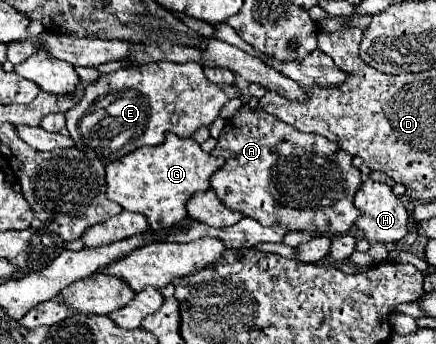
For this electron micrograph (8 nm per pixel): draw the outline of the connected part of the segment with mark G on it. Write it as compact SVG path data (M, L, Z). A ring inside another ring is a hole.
M172 132L166 134L166 140L160 146L144 146L138 148L130 154L126 154L120 160L114 160L106 166L106 198L120 204L124 210L130 212L140 212L148 218L150 230L160 232L170 228L172 224L176 224L178 220L186 218L186 202L190 200L190 196L194 192L204 192L210 188L210 176L224 164L224 158L216 158L210 152L204 152L200 148L200 144L194 138L180 138Z

